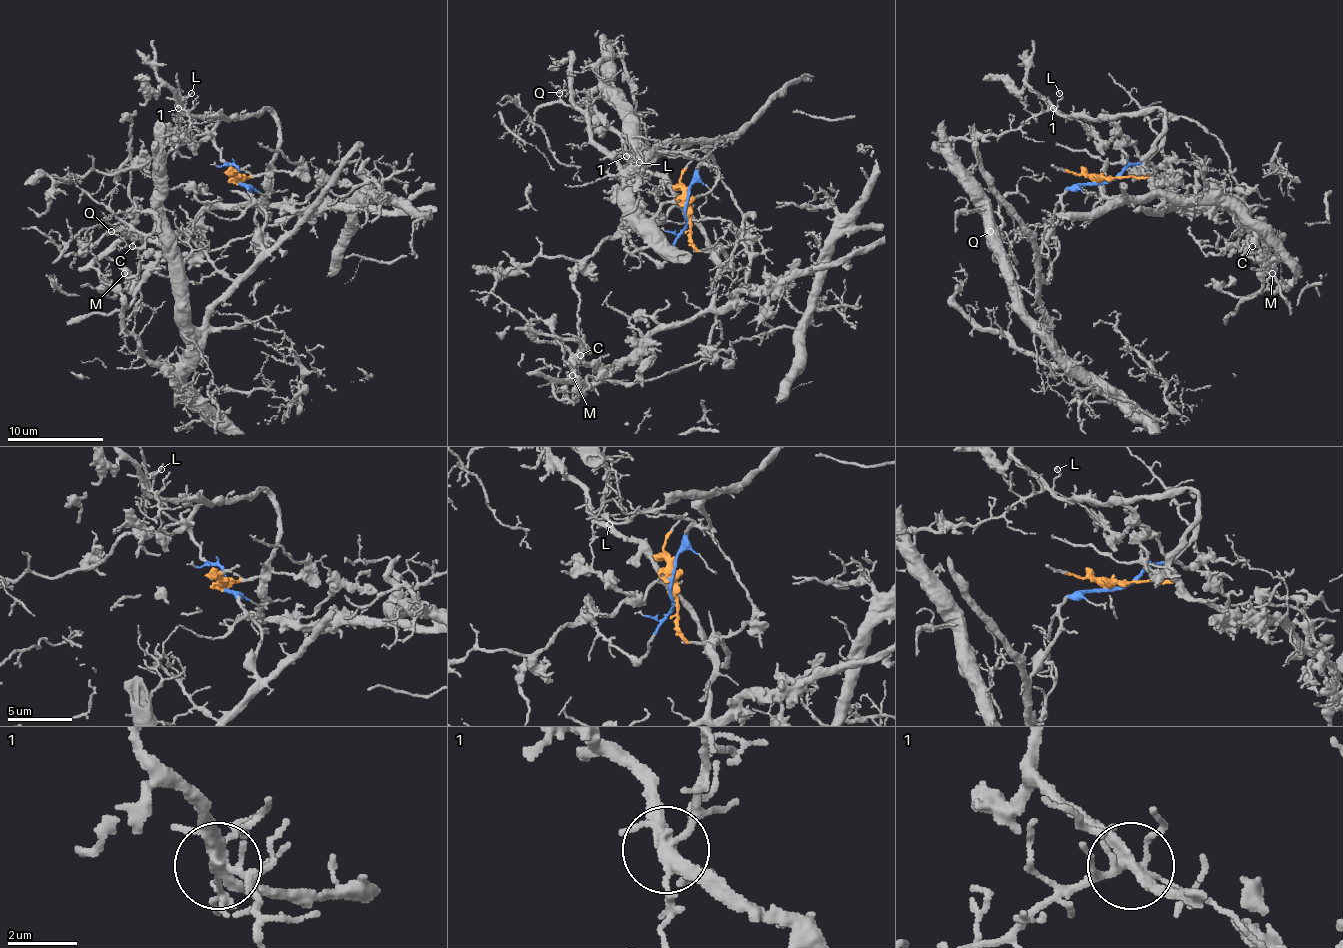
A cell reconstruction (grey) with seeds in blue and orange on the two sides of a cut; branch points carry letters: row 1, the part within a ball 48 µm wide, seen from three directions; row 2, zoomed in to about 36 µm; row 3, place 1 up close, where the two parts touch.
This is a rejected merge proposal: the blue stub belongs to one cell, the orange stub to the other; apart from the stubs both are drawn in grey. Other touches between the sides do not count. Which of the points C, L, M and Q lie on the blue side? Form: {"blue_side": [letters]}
{"blue_side": ["L", "Q"]}

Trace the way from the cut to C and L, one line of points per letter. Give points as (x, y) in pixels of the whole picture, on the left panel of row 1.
C: (237, 179), (261, 174), (264, 201), (211, 203), (184, 230), (153, 239), (134, 239), (129, 230), (132, 246)
L: (237, 182), (266, 222), (261, 261), (196, 328), (163, 218), (163, 155), (189, 129), (177, 107), (192, 93)

